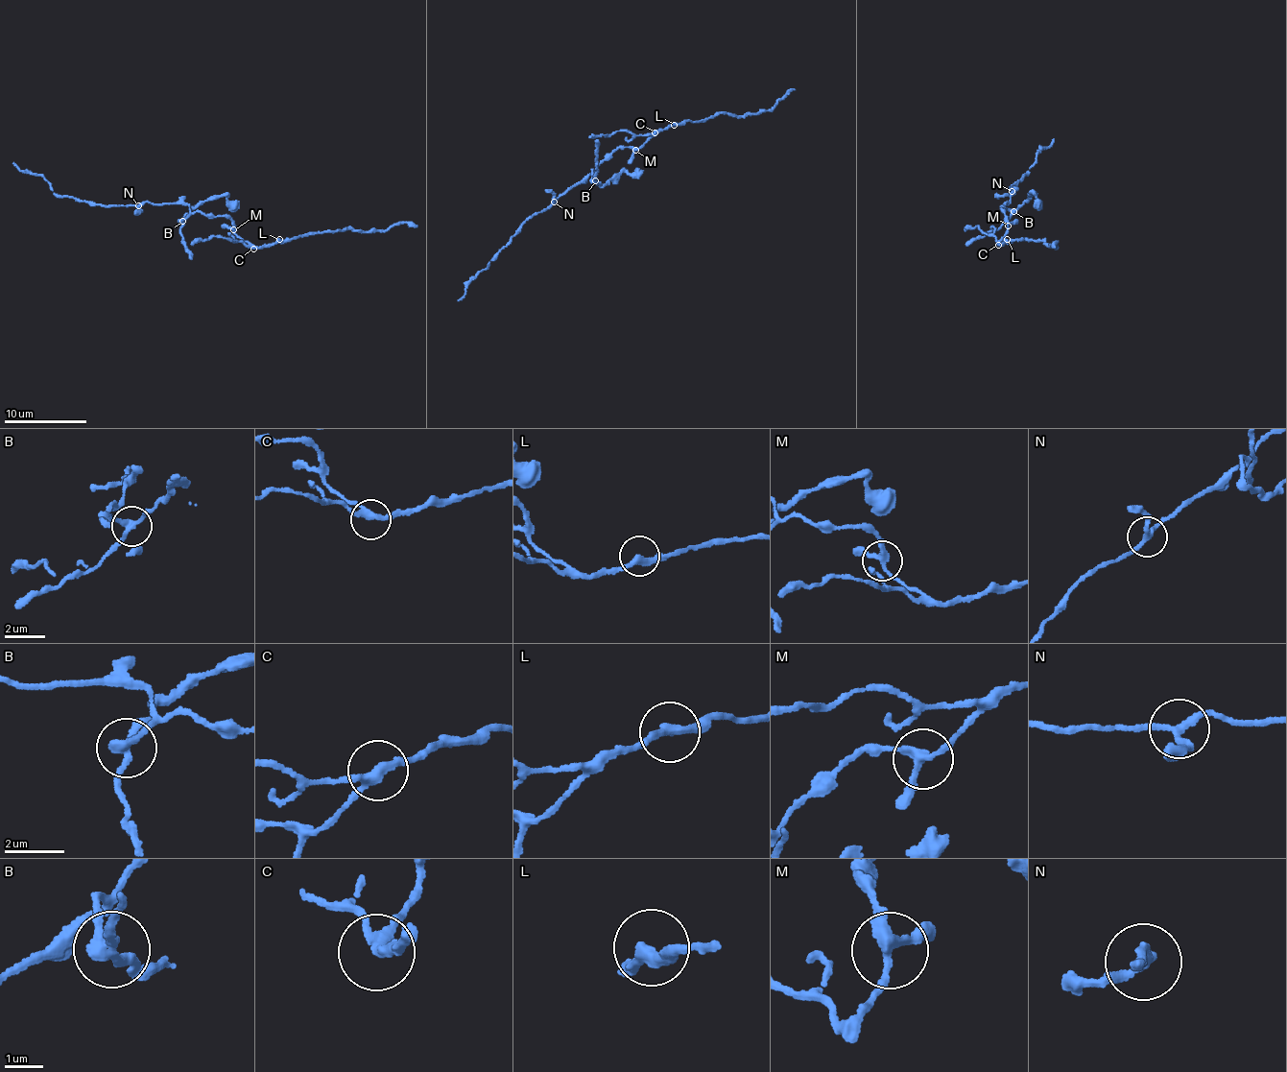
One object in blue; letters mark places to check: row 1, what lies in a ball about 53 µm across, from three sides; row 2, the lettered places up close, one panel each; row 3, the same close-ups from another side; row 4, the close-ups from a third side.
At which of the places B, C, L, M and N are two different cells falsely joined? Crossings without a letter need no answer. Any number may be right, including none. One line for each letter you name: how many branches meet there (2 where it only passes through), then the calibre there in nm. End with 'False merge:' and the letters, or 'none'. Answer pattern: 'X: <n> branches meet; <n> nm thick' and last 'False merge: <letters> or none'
B: 3 branches meet; 240 nm thick
False merge: B

